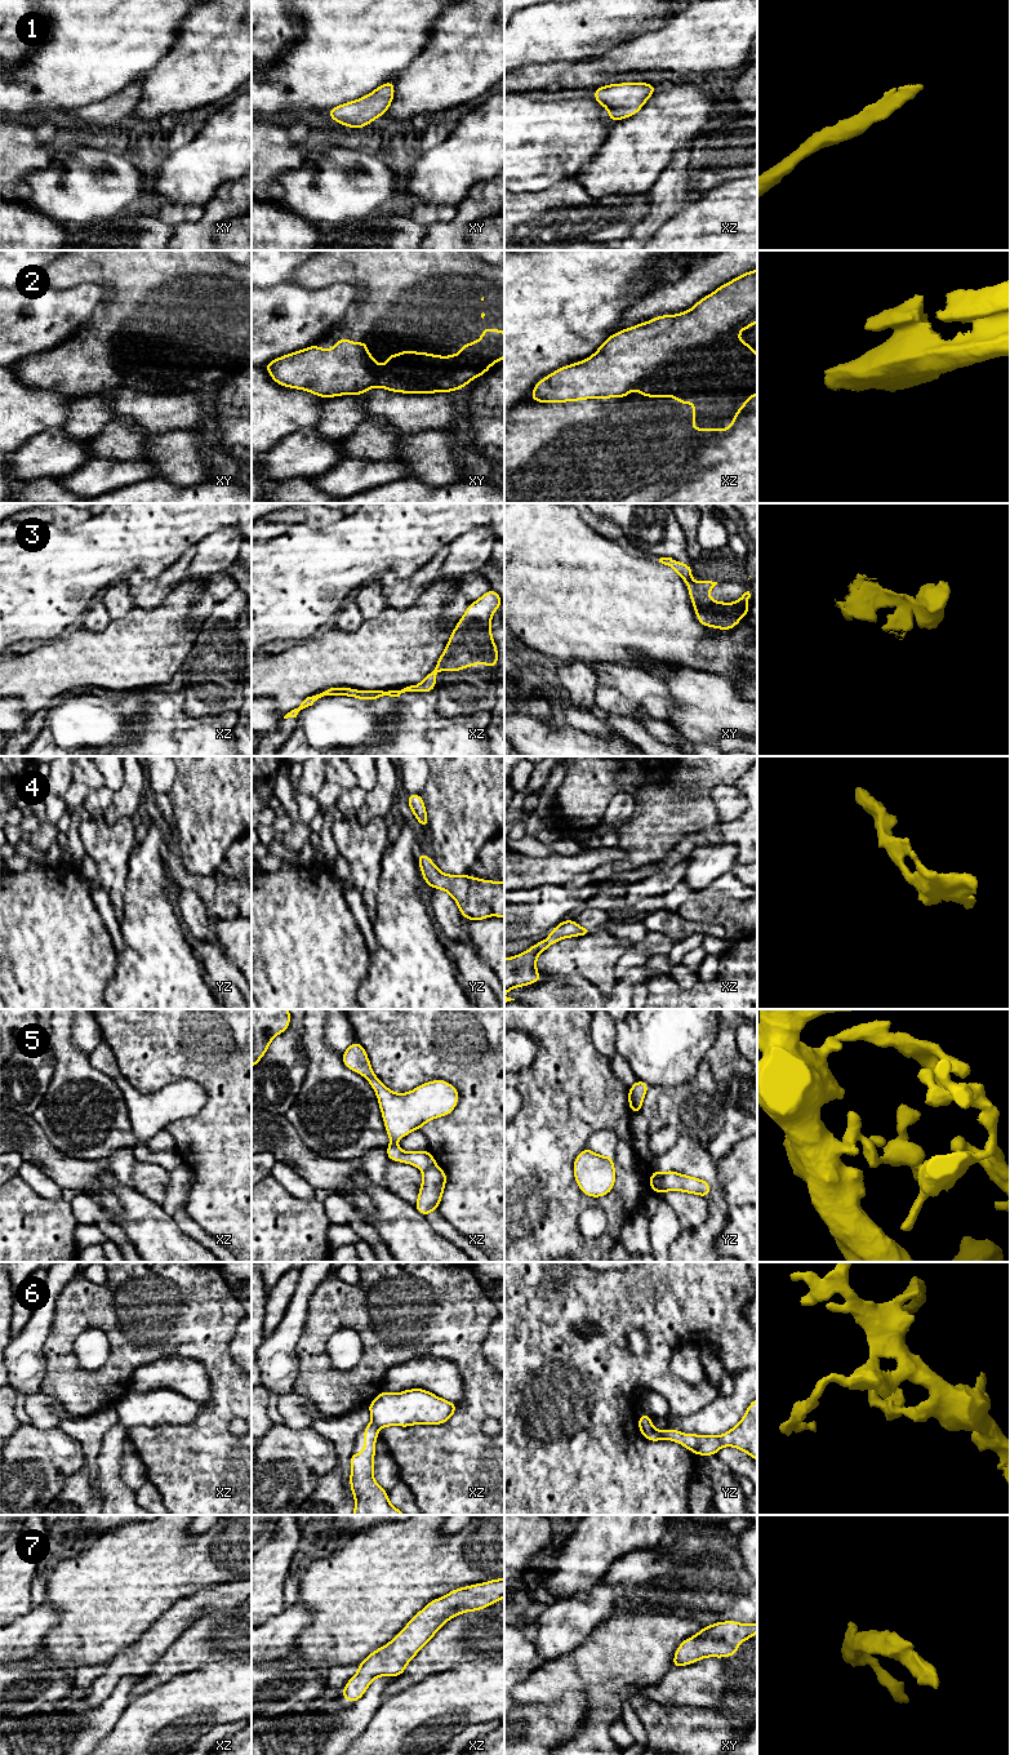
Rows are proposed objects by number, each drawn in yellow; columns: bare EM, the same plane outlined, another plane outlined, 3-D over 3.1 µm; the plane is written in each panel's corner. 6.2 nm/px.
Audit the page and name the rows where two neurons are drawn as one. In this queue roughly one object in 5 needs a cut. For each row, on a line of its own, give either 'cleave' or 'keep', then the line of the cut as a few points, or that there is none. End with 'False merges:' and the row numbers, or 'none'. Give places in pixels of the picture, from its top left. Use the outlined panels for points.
1: keep; cut none
2: keep; cut none
3: cleave; cut xy (690, 580), (686, 583)
4: keep; cut none
5: cleave; cut yz (663, 1172), (661, 1191)
6: keep; cut none
7: keep; cut none
False merges: 3, 5

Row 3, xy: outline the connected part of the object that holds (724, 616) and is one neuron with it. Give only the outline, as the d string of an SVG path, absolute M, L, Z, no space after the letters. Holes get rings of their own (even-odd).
M690 581L688 583L695 616L704 627L716 627L721 631L731 630L748 614L747 601L751 594L749 591L744 592L735 603L715 601L708 596L708 592L716 585L717 582L712 581Z

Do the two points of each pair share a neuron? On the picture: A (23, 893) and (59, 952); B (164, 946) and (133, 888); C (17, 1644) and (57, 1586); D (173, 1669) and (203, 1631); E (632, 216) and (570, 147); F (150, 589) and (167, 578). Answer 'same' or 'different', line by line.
A: same
B: same
C: different
D: same
E: different
F: same

